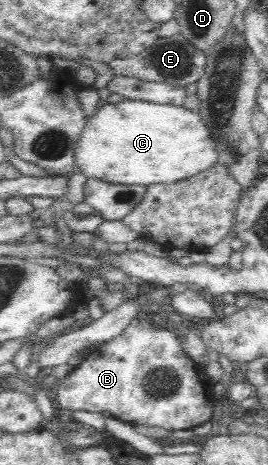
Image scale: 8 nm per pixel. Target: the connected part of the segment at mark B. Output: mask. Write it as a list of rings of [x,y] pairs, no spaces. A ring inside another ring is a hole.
[[[148,315],[137,316],[129,322],[124,332],[109,342],[97,345],[74,369],[58,380],[51,394],[59,416],[72,412],[109,412],[121,422],[143,424],[167,431],[192,430],[210,422],[217,396],[213,393],[214,381],[180,346],[176,329],[153,324]]]

